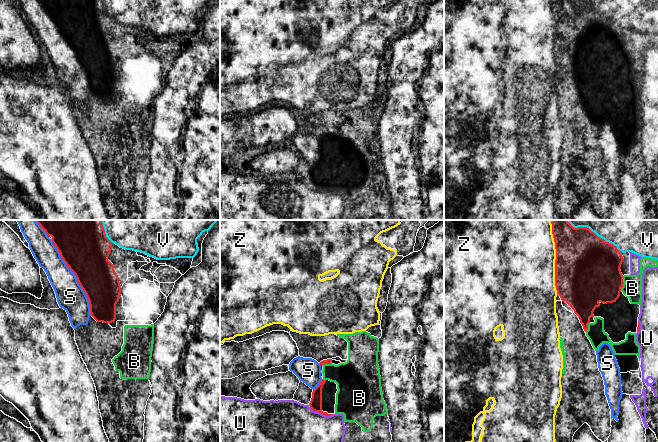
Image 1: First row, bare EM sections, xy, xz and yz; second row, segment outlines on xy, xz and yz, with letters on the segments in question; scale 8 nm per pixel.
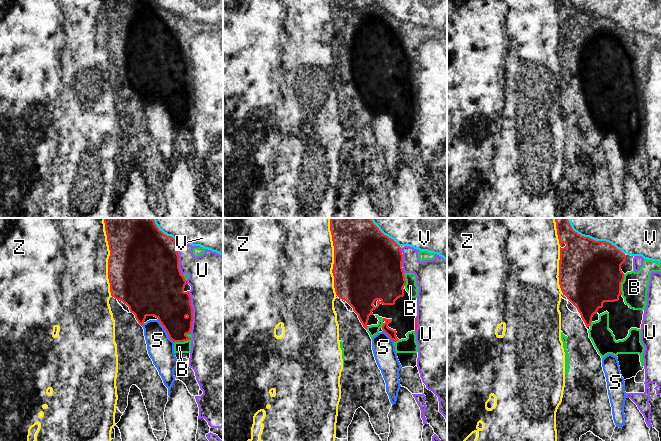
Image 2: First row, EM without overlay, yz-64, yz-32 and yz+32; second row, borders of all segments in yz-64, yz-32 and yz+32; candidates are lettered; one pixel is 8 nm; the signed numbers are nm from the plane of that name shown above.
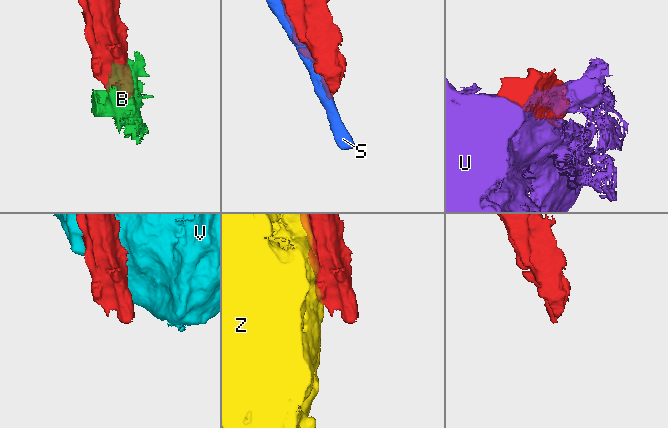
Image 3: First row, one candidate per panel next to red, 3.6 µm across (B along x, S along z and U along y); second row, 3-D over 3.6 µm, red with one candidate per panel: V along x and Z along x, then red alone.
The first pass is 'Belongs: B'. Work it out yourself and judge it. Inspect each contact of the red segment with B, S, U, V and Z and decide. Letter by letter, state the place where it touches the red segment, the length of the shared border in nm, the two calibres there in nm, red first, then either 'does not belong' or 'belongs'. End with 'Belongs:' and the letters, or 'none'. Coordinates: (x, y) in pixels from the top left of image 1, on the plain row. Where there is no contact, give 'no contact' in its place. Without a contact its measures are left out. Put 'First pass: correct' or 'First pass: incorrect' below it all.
B: yz (623, 59) | 120 nm | 440/160 nm | belongs
S: xy (76, 53) | 700 nm | 380/220 nm | does not belong
U: xz (321, 189) | 200 nm | 100/500 nm | does not belong
V: yz (595, 10) | 480 nm | 480/220 nm | does not belong
Z: yz (556, 35) | 550 nm | 500/480 nm | does not belong
Belongs: B
First pass: correct

